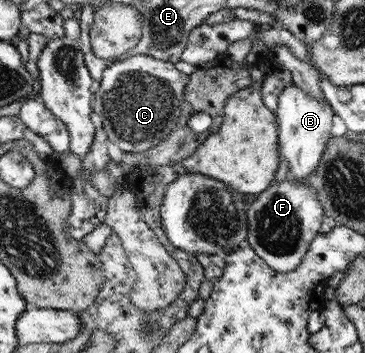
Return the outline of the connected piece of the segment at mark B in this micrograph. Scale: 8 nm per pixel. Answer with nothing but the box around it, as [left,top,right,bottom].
[276,81,335,184]

